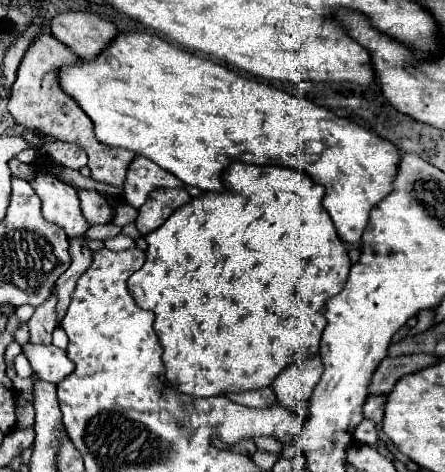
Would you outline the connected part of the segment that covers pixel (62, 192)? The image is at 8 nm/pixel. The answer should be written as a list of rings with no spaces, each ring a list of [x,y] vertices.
[[[38,173],[32,177],[30,185],[42,201],[42,215],[46,221],[60,225],[68,237],[84,235],[88,223],[80,211],[78,193],[72,185],[50,173]]]

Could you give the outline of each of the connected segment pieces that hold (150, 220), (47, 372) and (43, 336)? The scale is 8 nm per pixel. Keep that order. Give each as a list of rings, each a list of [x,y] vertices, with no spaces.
[[[154,189],[146,203],[138,209],[136,227],[142,235],[148,235],[150,231],[164,225],[166,217],[172,215],[174,209],[182,207],[190,201],[190,195],[186,189]]]
[[[30,341],[22,345],[22,353],[30,361],[32,371],[54,385],[58,385],[66,375],[74,371],[72,361],[66,357],[66,351],[54,345],[32,345]]]
[[[54,293],[36,307],[34,315],[28,321],[30,341],[32,343],[52,343],[52,331],[56,327],[56,297]]]

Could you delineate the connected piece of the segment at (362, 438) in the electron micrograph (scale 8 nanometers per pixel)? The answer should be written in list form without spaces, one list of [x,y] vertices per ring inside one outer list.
[[[364,419],[364,421],[356,427],[356,431],[354,431],[354,439],[360,441],[360,443],[366,443],[366,445],[376,445],[378,435],[376,435],[376,425],[374,425],[374,421],[366,421],[366,419]]]

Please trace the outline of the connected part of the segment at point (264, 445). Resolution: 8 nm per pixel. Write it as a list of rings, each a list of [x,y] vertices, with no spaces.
[[[256,439],[254,443],[260,451],[266,451],[266,453],[280,453],[282,451],[282,443],[278,443],[274,439]]]

